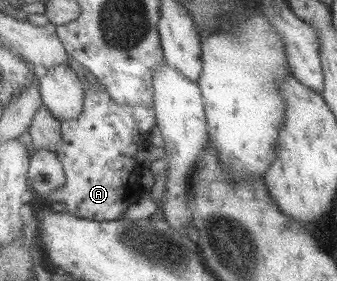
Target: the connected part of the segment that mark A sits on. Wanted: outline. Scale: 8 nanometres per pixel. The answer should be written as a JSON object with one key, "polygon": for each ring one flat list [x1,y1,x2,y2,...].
{"polygon":[[99,80,97,86,89,85,85,113,81,118,73,122,63,122,64,142,61,144,59,155,66,167,68,184,47,198,51,203,57,201,67,203,65,210,72,214,89,219,113,221,123,218,129,207,146,194,142,183,146,168,137,161,137,155,139,151,151,147,151,131,158,126,158,115,155,107,153,109,144,105,121,107,102,81]]}

